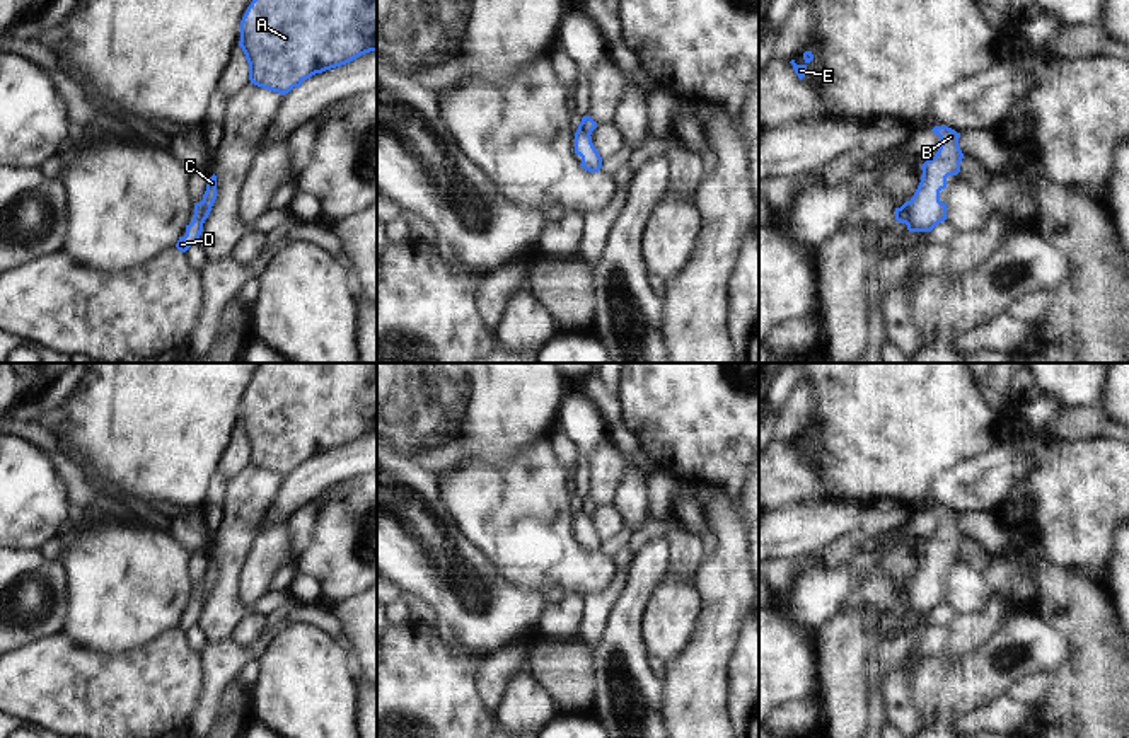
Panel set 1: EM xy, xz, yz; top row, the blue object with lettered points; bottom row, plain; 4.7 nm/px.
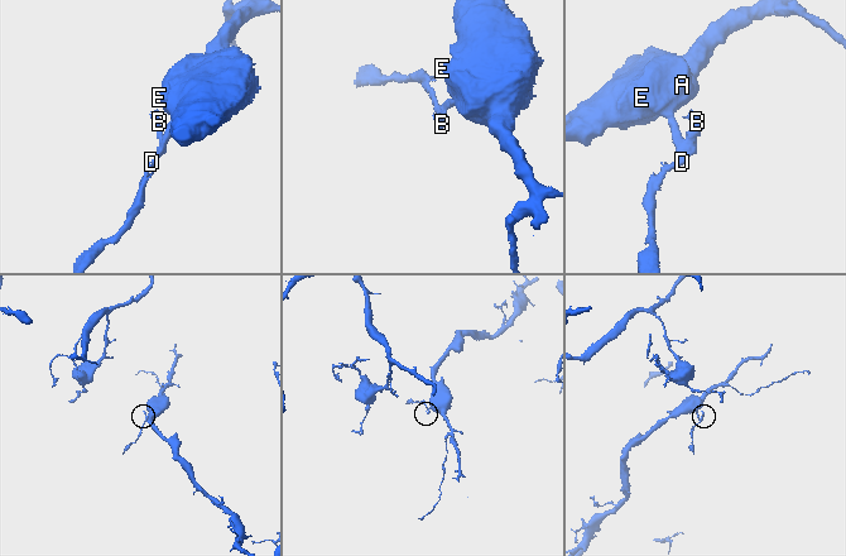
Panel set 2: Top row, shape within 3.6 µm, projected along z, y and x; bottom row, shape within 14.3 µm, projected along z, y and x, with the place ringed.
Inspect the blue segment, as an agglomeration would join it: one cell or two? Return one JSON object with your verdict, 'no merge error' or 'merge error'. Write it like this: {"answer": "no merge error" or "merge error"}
{"answer": "merge error"}

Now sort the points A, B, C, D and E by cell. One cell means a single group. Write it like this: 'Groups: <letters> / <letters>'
Groups: A C E / B D

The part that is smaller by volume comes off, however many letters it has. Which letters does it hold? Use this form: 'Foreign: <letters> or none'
Foreign: B, D

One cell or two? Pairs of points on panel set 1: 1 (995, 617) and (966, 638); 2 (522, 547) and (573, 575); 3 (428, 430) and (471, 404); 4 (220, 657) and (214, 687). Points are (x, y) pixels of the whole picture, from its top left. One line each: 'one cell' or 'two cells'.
1: one cell
2: one cell
3: one cell
4: one cell

